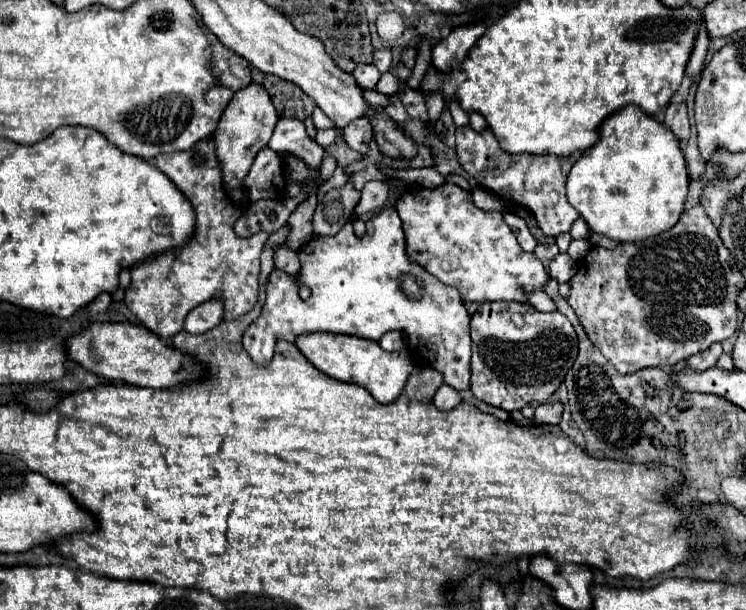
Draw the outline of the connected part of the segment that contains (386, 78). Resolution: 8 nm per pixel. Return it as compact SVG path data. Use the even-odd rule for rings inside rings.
M389 72L382 74L376 91L385 95L396 95L400 93L400 81Z

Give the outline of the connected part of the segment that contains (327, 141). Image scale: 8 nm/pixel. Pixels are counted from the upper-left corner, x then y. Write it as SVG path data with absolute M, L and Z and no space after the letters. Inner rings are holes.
M334 129L316 130L315 142L323 148L327 148L332 145L337 138L337 134Z

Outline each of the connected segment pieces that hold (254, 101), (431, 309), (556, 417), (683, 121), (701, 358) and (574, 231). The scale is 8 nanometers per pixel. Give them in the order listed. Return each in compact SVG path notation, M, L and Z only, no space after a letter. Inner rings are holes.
M250 83L248 87L234 93L232 101L228 103L228 109L222 113L218 127L212 135L216 145L216 159L222 167L222 183L226 189L242 189L244 177L248 175L254 157L260 149L264 149L272 137L272 131L278 121L278 113L270 101L268 91L258 85Z
M384 207L376 217L366 223L366 235L358 239L352 231L352 223L346 223L336 235L316 235L308 245L300 249L302 271L298 277L288 277L278 269L272 273L268 283L268 297L260 317L244 331L244 349L258 365L268 365L274 355L278 339L294 341L302 333L346 333L378 341L388 331L402 331L410 337L410 353L418 365L428 365L444 375L444 383L456 391L470 387L470 315L456 287L444 285L432 273L408 261L404 231L400 217L394 207ZM298 281L306 283L312 293L306 301L298 295Z
M542 403L536 407L536 413L534 413L534 421L536 423L550 423L550 425L558 425L560 423L560 417L562 417L562 403Z
M670 103L666 113L664 113L664 125L672 133L676 133L676 137L680 139L680 145L684 147L688 137L690 137L690 123L688 123L686 103Z
M712 343L708 349L704 349L704 351L696 353L696 355L692 355L692 357L688 357L686 365L694 367L696 371L704 371L704 369L716 365L716 361L718 361L720 355L722 355L722 343Z
M578 217L578 219L574 221L572 229L570 229L570 235L572 235L572 239L584 239L588 233L590 233L590 229L588 229L586 221L584 221L582 217Z

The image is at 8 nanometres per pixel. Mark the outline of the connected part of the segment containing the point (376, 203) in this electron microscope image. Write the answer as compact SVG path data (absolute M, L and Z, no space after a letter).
M368 181L362 189L362 197L358 205L354 207L354 213L360 217L362 213L380 209L384 207L386 199L388 199L388 185L384 181Z

